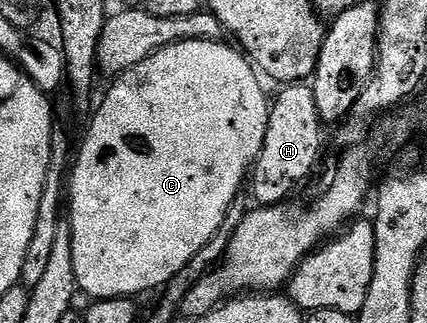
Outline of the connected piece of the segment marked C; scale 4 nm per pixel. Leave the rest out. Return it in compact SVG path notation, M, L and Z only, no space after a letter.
M181 40L177 44L172 44L155 54L151 54L146 60L136 64L130 72L123 73L110 83L113 85L110 86L109 93L102 98L101 105L98 106L97 113L94 114L93 121L90 122L89 129L85 132L85 145L82 146L81 153L78 156L76 153L75 159L71 164L71 175L67 180L67 223L73 231L71 250L75 254L75 278L77 279L78 289L85 291L94 301L137 298L140 292L149 292L152 288L157 288L157 290L164 289L165 285L175 278L175 274L179 274L179 270L183 270L183 266L187 266L187 262L191 262L191 258L195 258L195 254L199 254L202 246L207 246L207 242L211 242L215 230L219 230L219 226L223 226L223 218L227 218L227 210L231 206L231 202L235 202L235 198L242 195L243 188L241 188L241 183L244 180L246 183L253 165L257 162L259 150L263 150L263 138L267 134L271 100L268 95L265 97L265 88L257 79L259 79L257 69L253 67L252 63L236 47L230 46L228 48L225 42L221 40Z

